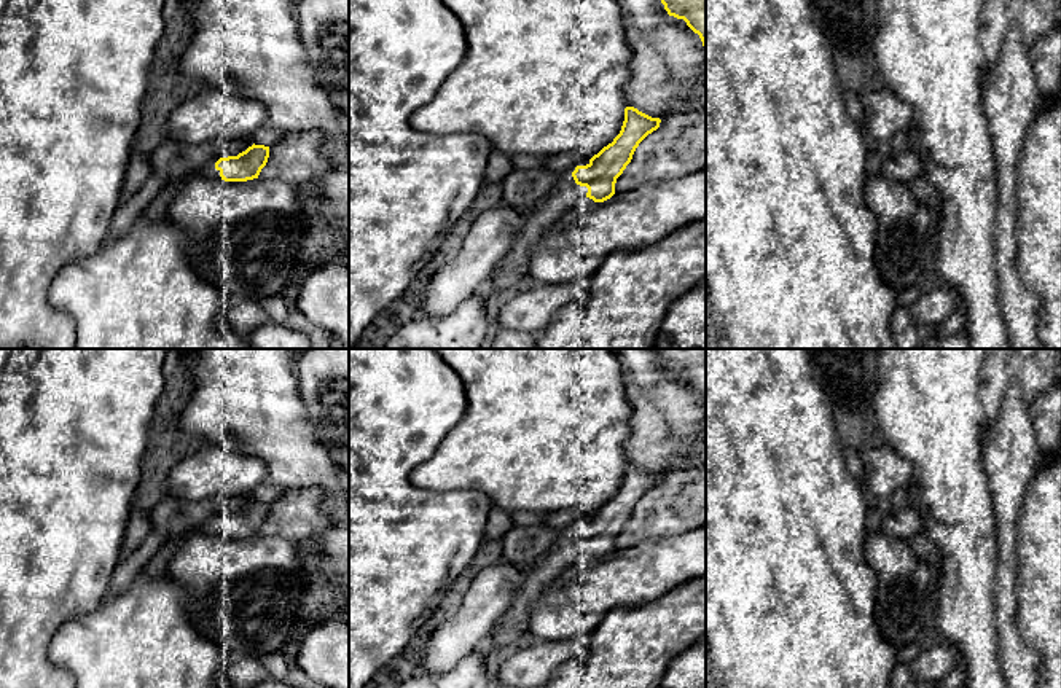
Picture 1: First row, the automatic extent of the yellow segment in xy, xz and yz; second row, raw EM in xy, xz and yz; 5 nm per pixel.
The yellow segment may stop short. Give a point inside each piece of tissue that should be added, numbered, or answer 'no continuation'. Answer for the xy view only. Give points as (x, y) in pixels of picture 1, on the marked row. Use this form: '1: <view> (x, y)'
1: xy (209, 169)

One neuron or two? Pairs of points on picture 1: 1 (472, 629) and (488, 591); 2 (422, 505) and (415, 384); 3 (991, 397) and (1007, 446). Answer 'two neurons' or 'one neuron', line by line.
1: one neuron
2: one neuron
3: two neurons

